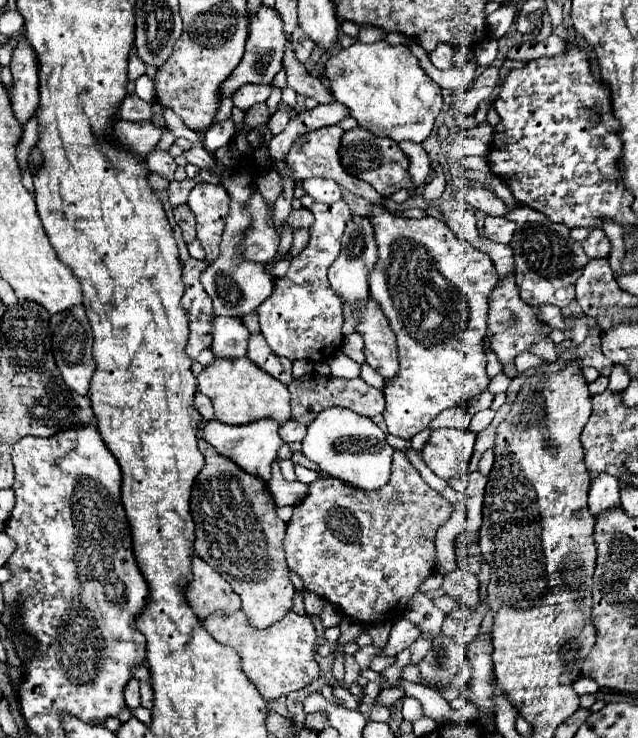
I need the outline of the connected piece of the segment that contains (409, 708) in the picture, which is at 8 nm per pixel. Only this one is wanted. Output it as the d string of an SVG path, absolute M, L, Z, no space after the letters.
M404 697L404 699L402 699L402 715L404 715L404 719L408 719L408 721L416 721L416 719L424 717L420 701L414 699L414 697Z

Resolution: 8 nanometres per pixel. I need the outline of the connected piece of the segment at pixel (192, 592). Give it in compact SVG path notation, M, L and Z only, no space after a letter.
M194 557L194 581L186 589L186 597L200 621L214 613L230 615L240 609L240 597L232 587L200 557Z

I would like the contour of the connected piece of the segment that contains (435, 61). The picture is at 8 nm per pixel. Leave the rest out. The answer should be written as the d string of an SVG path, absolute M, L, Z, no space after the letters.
M440 43L432 55L430 55L430 61L436 69L450 69L454 65L454 59L452 59L452 47L450 45L444 45Z

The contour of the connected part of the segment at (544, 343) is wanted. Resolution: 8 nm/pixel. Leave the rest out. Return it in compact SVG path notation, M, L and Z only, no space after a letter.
M542 339L540 343L536 343L532 349L530 349L534 355L538 355L538 357L542 357L544 361L548 361L548 363L556 363L558 361L558 353L556 353L556 345L552 343L552 341L548 341L548 339Z

